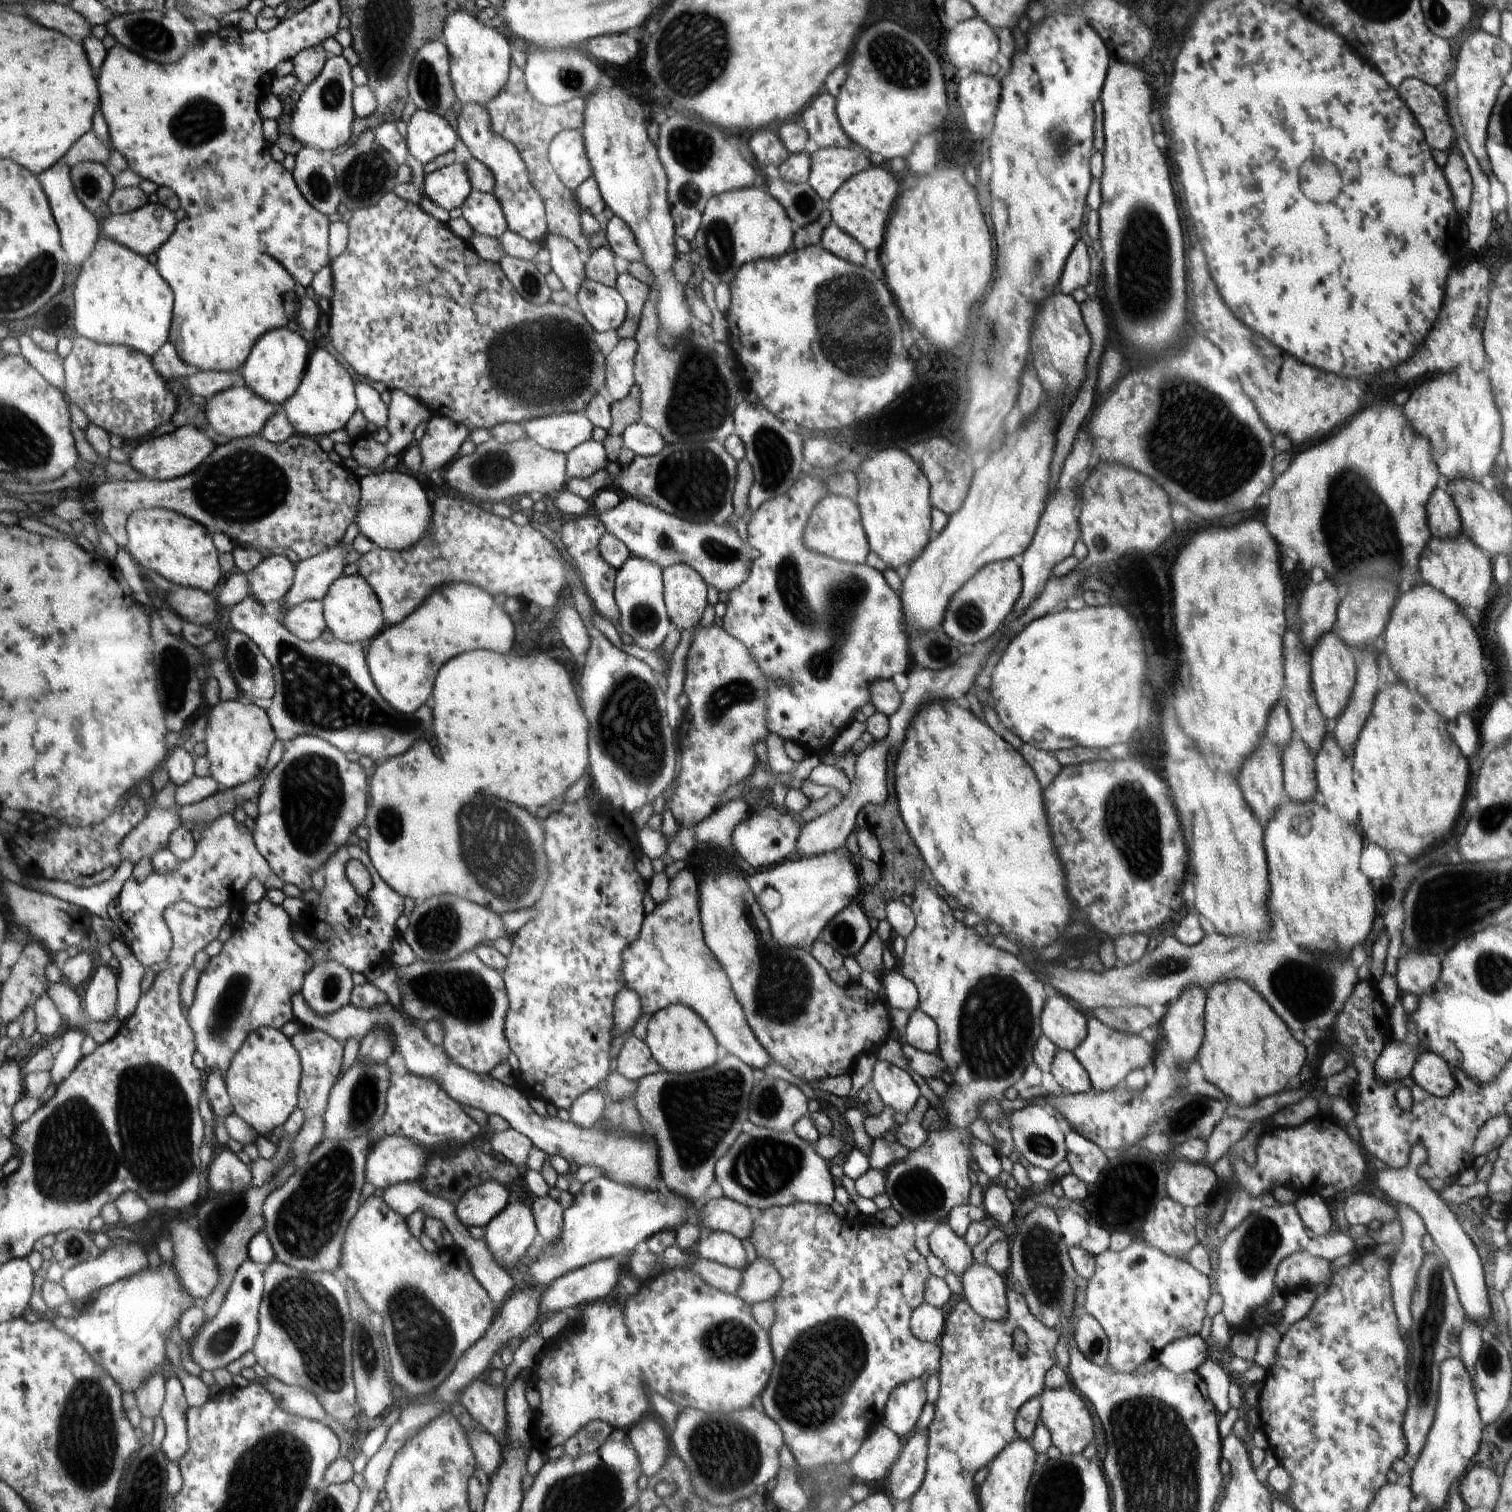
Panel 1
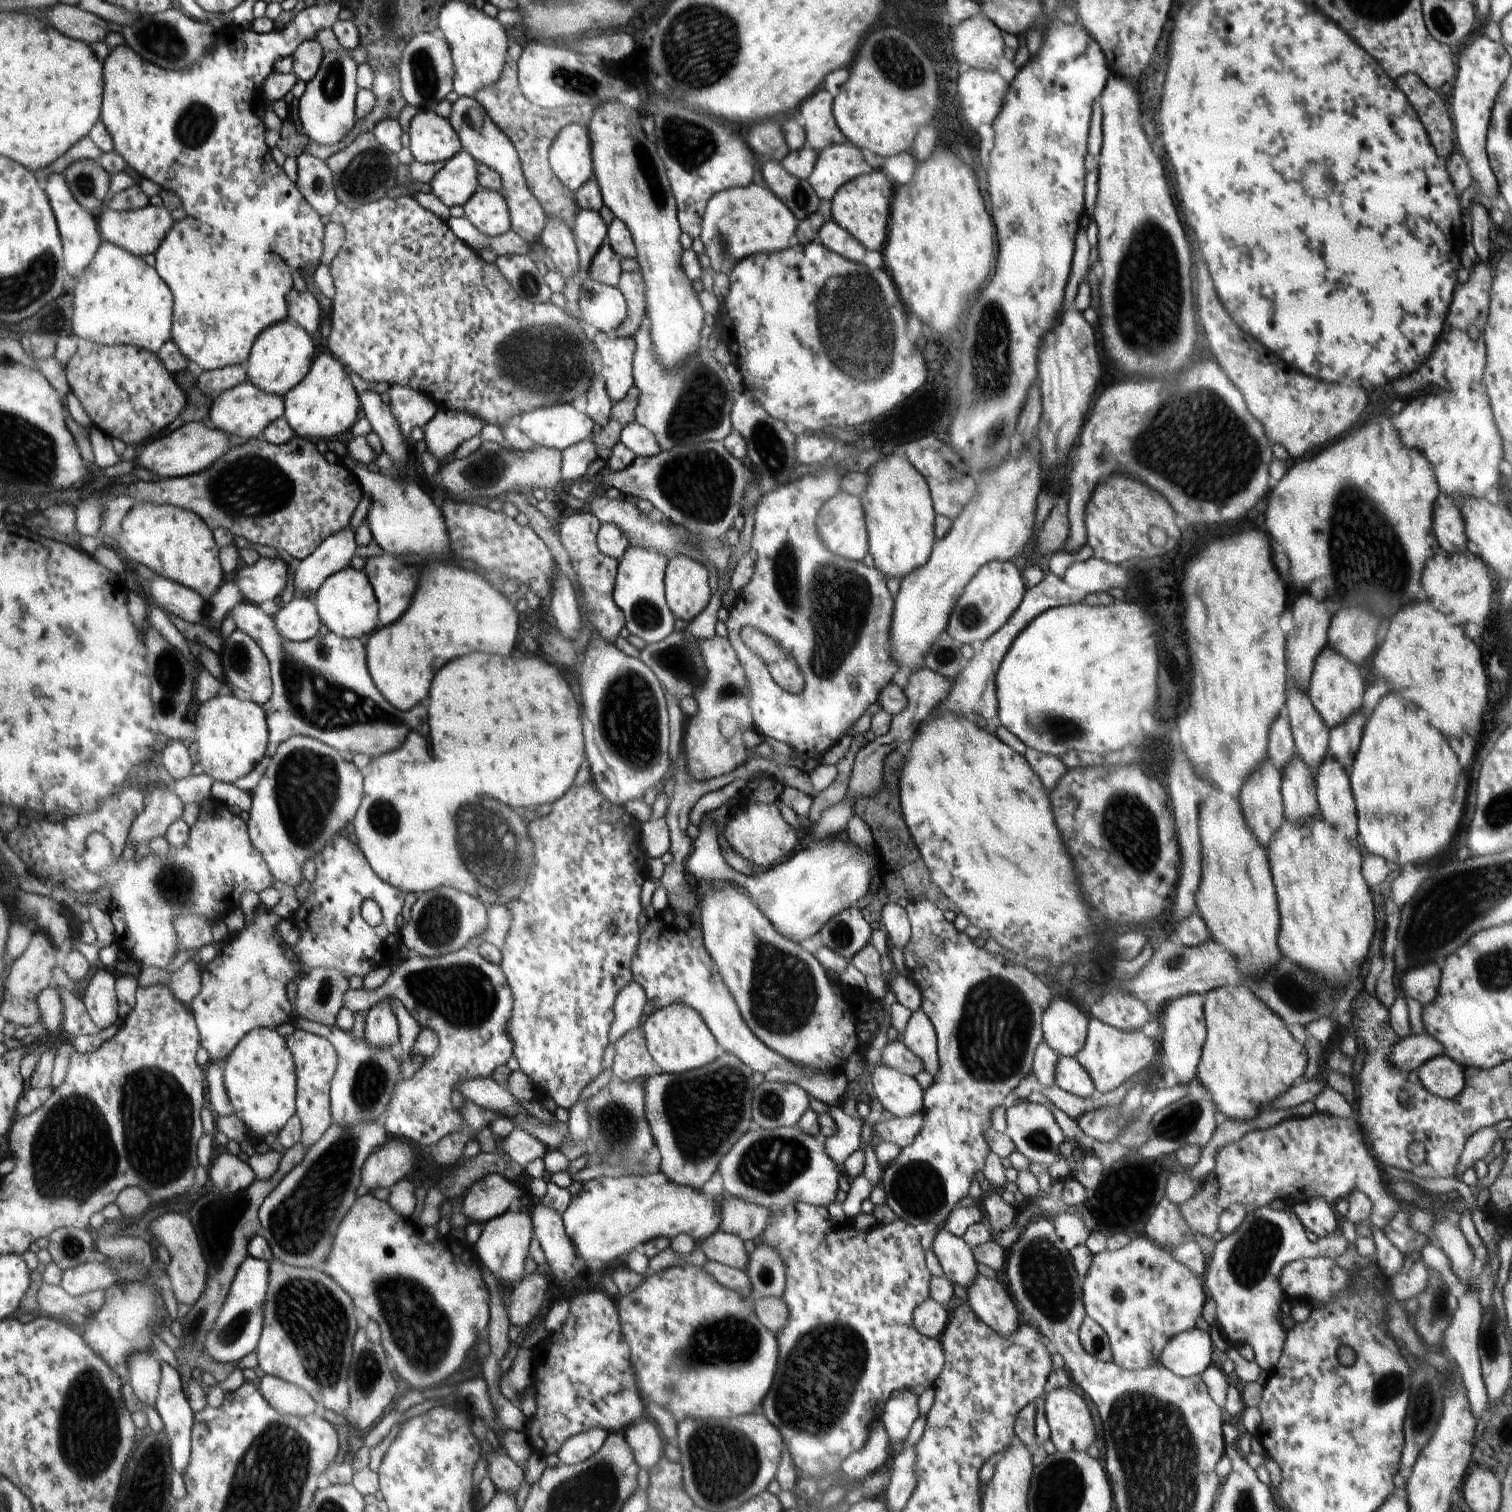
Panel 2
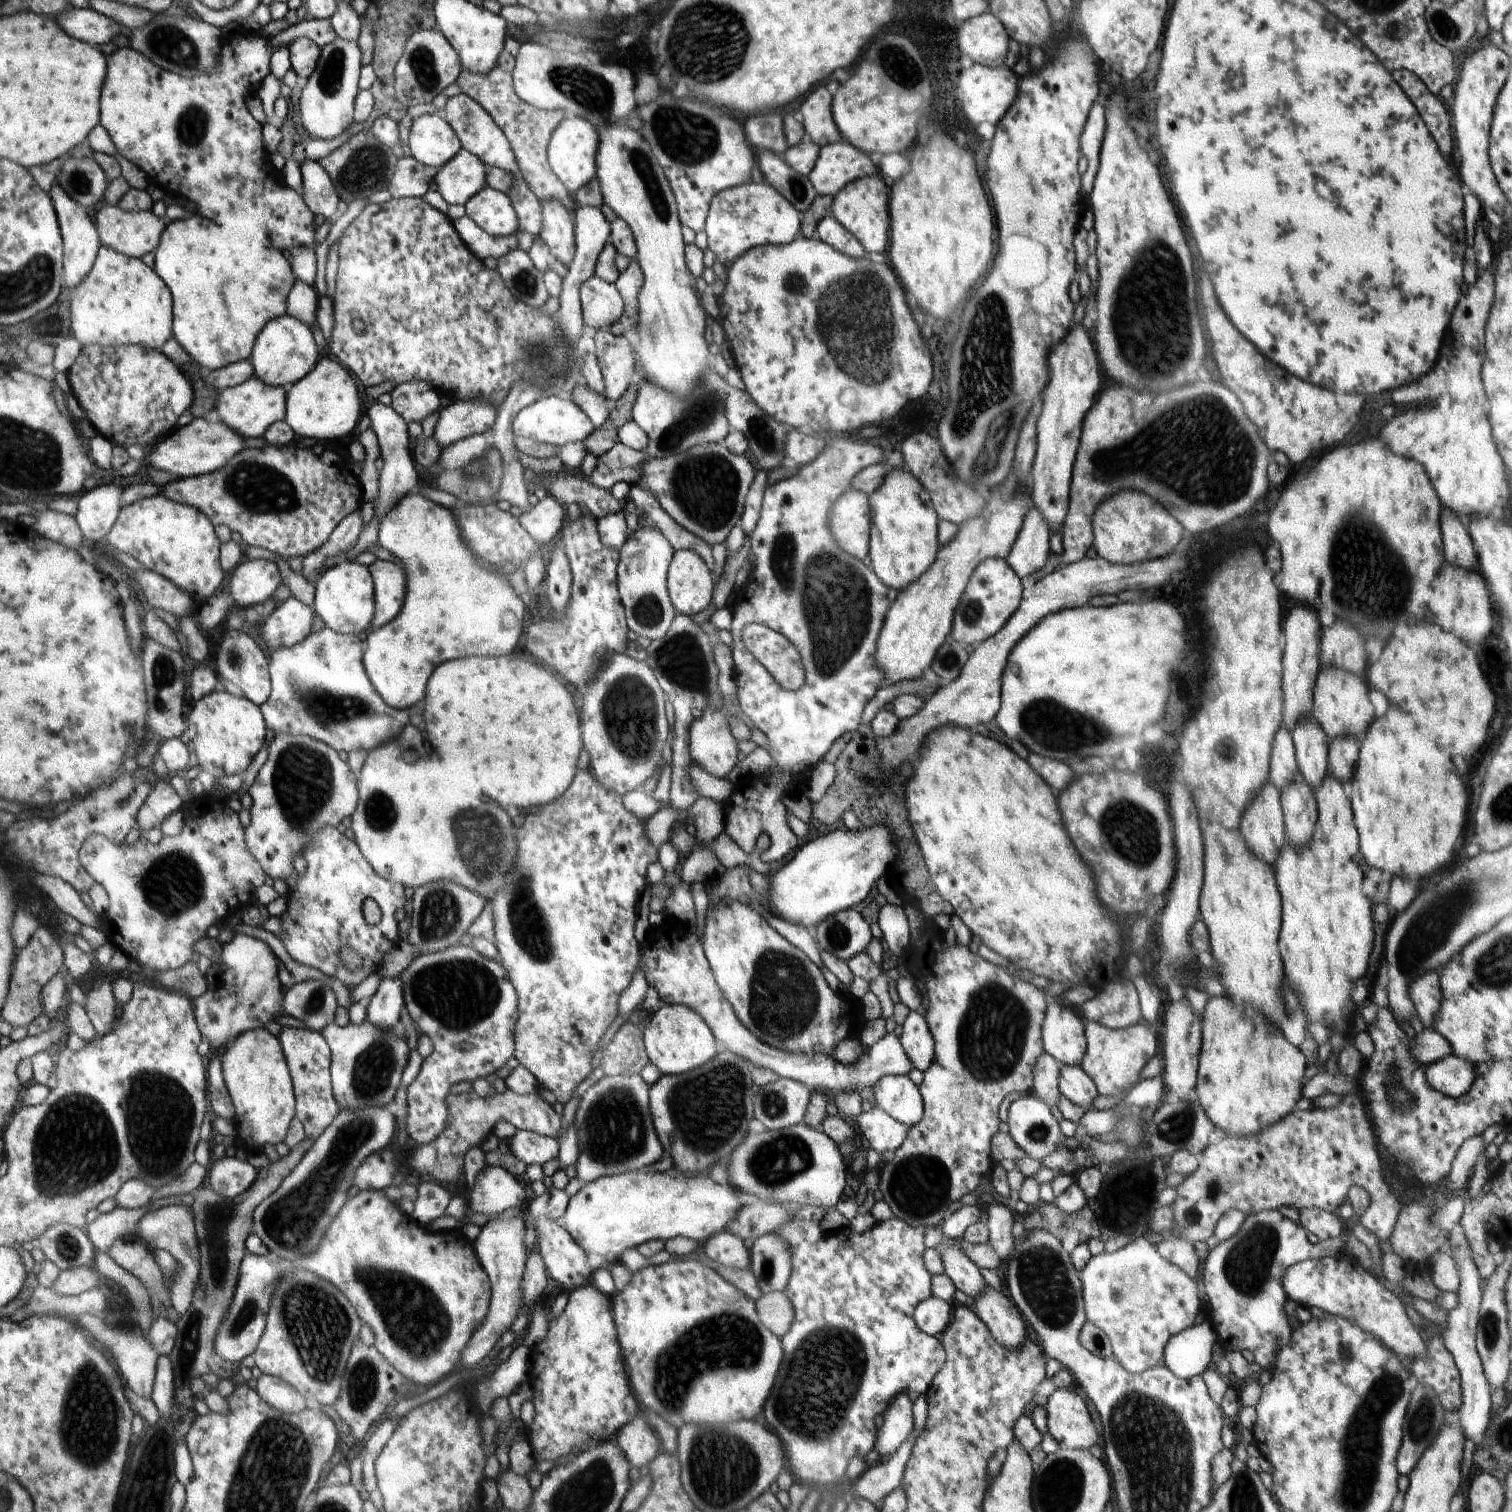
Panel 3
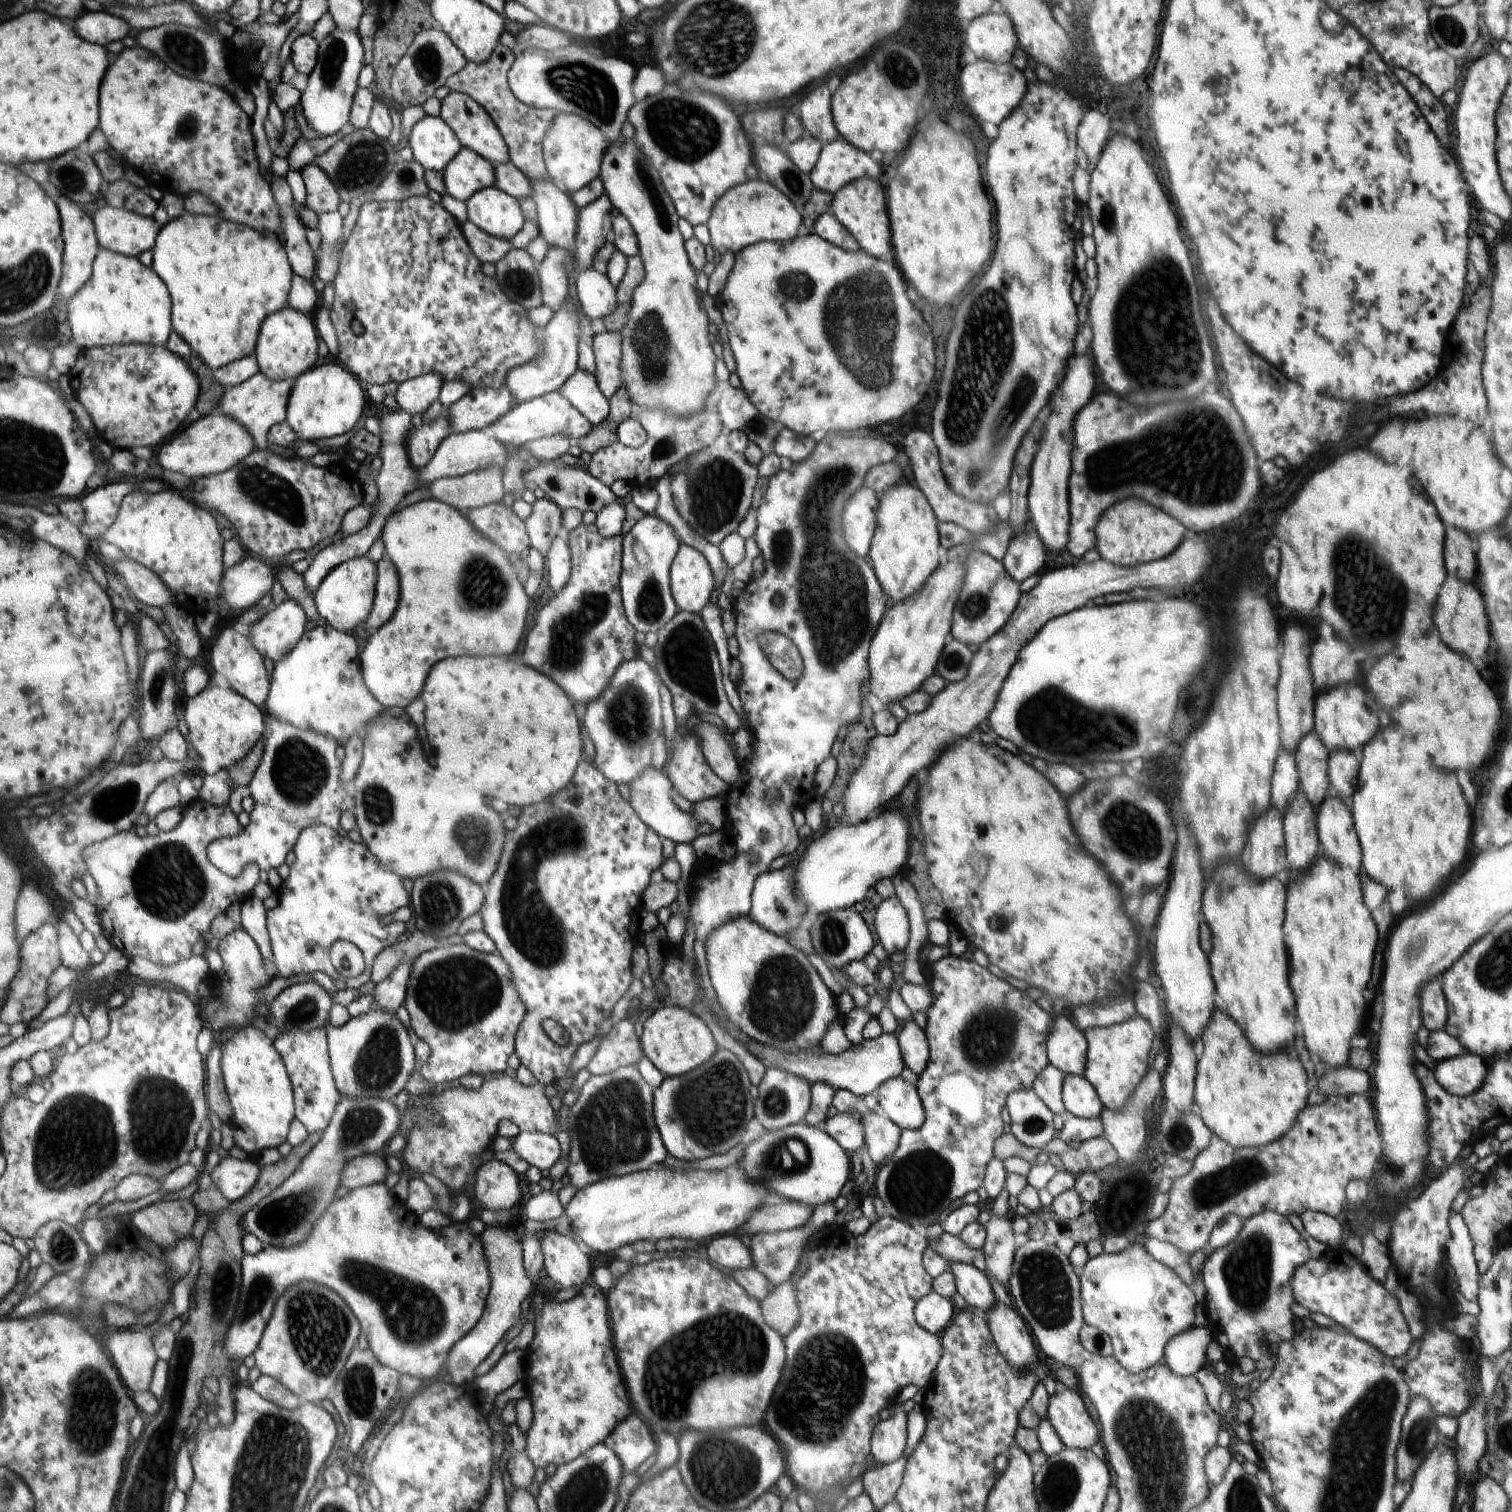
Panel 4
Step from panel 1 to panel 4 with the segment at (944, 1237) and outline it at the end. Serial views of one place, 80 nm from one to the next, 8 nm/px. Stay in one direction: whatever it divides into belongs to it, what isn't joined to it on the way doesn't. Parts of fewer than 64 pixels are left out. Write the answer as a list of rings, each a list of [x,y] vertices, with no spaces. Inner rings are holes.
[[[951,1262],[949,1270],[954,1275],[957,1293],[973,1307],[986,1314],[996,1302],[988,1274],[978,1270],[973,1264]]]

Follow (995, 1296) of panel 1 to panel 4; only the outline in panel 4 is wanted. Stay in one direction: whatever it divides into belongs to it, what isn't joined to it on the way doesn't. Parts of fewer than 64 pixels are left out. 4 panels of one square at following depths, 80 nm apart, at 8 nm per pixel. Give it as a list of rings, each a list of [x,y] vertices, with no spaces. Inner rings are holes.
[[[996,1300],[985,1314],[991,1335],[1006,1360],[1015,1367],[1030,1366],[1039,1360],[1034,1340],[1023,1318],[1013,1306]]]

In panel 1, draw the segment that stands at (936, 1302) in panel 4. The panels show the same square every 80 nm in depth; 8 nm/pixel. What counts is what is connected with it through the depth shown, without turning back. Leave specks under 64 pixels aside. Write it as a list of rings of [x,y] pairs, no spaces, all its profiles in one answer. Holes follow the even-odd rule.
[[[924,1302],[911,1316],[911,1331],[924,1342],[936,1343],[945,1330],[944,1316],[936,1305]]]

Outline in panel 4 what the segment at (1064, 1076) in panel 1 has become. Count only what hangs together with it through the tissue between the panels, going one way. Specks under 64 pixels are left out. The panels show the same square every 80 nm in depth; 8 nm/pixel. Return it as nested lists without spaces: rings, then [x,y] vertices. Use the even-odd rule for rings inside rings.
[[[1083,1074],[1064,1077],[1061,1097],[1065,1110],[1078,1118],[1096,1118],[1099,1114],[1105,1116],[1107,1113],[1094,1085]]]

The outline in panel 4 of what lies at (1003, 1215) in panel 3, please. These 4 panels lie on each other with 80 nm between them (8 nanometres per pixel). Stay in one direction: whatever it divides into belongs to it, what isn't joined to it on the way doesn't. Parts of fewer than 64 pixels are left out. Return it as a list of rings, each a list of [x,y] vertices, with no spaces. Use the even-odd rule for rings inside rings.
[[[992,1215],[986,1224],[986,1242],[983,1251],[986,1259],[986,1274],[1006,1286],[1015,1257],[1014,1232],[1011,1218]]]

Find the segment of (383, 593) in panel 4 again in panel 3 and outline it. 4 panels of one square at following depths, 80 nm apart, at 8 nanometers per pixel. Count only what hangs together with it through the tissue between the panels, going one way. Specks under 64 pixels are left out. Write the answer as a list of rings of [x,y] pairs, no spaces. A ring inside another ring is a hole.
[[[376,560],[370,566],[375,582],[376,616],[373,629],[386,626],[403,610],[407,590],[407,573],[394,562]]]

